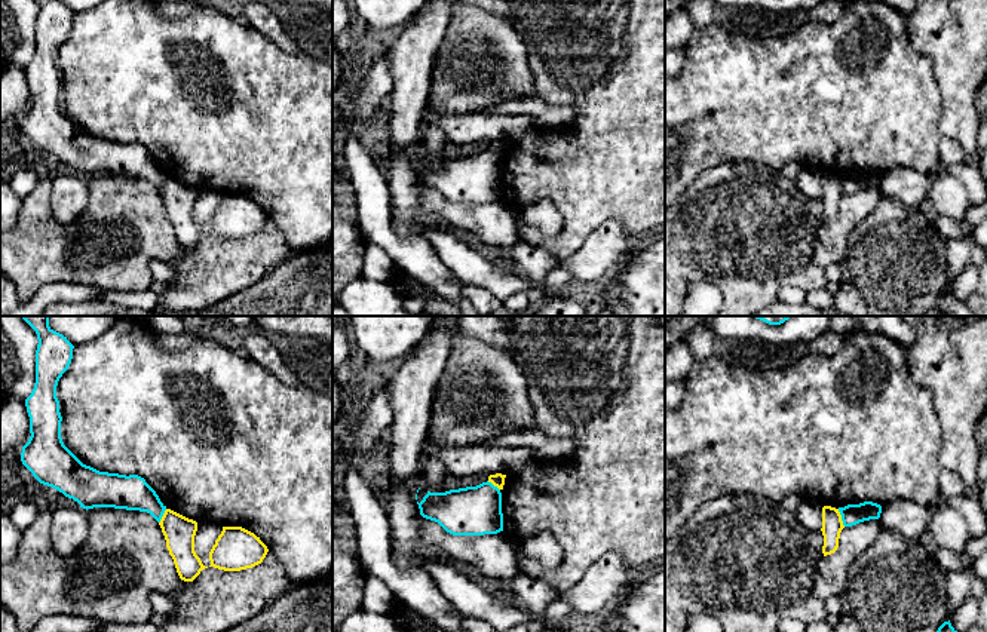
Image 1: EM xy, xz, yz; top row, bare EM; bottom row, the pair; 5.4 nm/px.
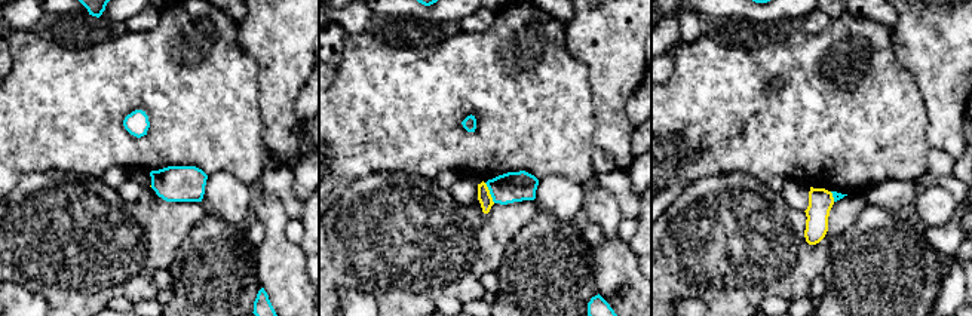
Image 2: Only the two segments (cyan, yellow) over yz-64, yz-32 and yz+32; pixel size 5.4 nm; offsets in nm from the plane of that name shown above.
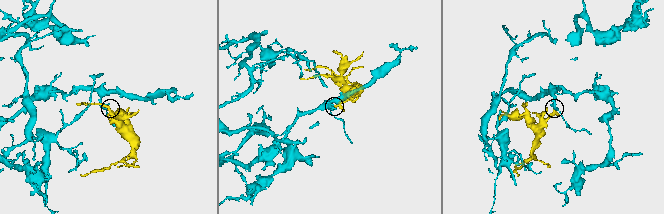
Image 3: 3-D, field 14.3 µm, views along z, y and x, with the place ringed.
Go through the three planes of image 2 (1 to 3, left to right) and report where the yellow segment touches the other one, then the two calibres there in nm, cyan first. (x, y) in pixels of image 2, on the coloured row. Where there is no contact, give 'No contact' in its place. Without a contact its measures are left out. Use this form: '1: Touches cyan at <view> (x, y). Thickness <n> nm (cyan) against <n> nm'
1: No contact
2: Touches cyan at yz-32 (490, 193). Thickness 160 nm (cyan) against 70 nm
3: Touches cyan at yz+32 (833, 196). Thickness 50 nm (cyan) against 140 nm

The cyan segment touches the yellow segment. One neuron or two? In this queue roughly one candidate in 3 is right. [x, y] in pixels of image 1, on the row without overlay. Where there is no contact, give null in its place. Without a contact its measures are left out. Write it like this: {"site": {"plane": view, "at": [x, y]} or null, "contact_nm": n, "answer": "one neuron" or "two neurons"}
{"site": {"plane": "yz", "at": [842, 186]}, "contact_nm": 100, "answer": "two neurons"}

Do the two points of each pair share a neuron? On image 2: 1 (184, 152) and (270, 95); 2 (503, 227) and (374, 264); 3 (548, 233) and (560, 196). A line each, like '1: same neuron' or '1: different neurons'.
1: different neurons
2: same neuron
3: different neurons

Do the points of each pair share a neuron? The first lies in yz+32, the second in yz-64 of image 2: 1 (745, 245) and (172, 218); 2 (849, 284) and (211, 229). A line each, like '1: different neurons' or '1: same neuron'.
1: same neuron
2: same neuron

